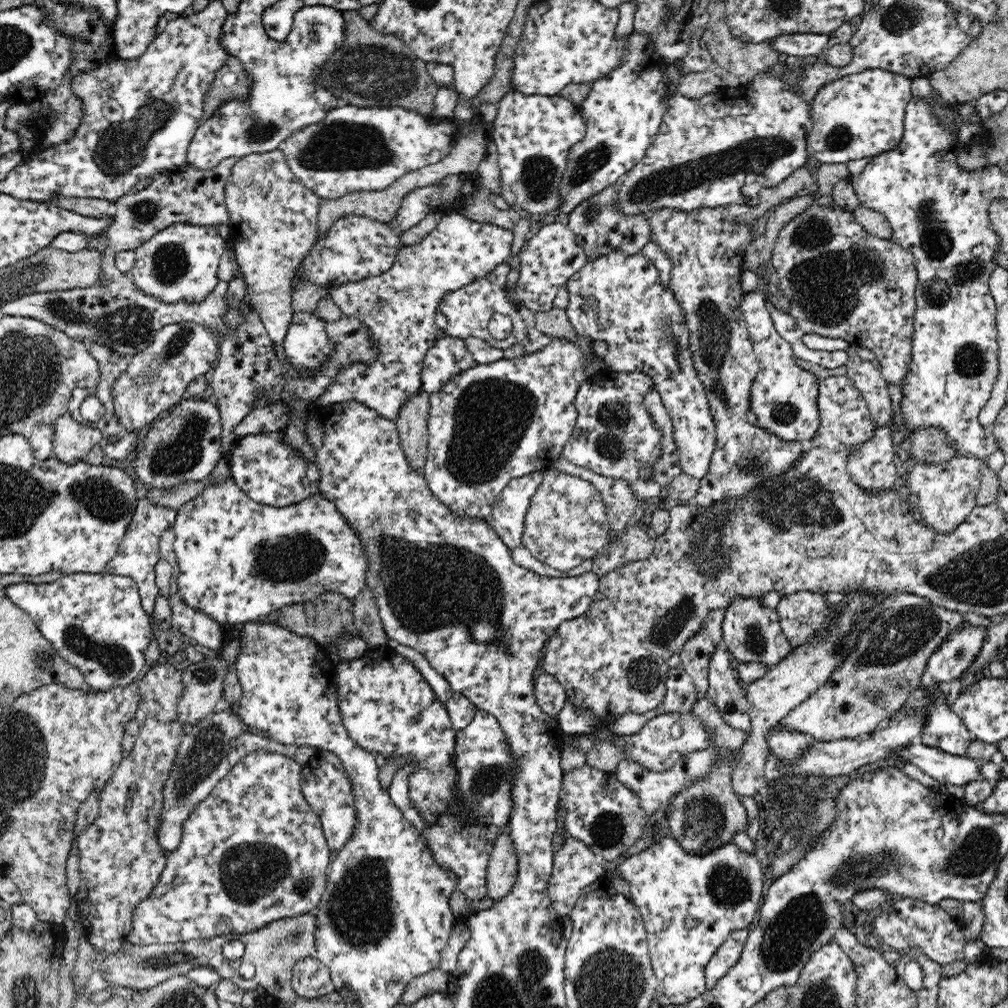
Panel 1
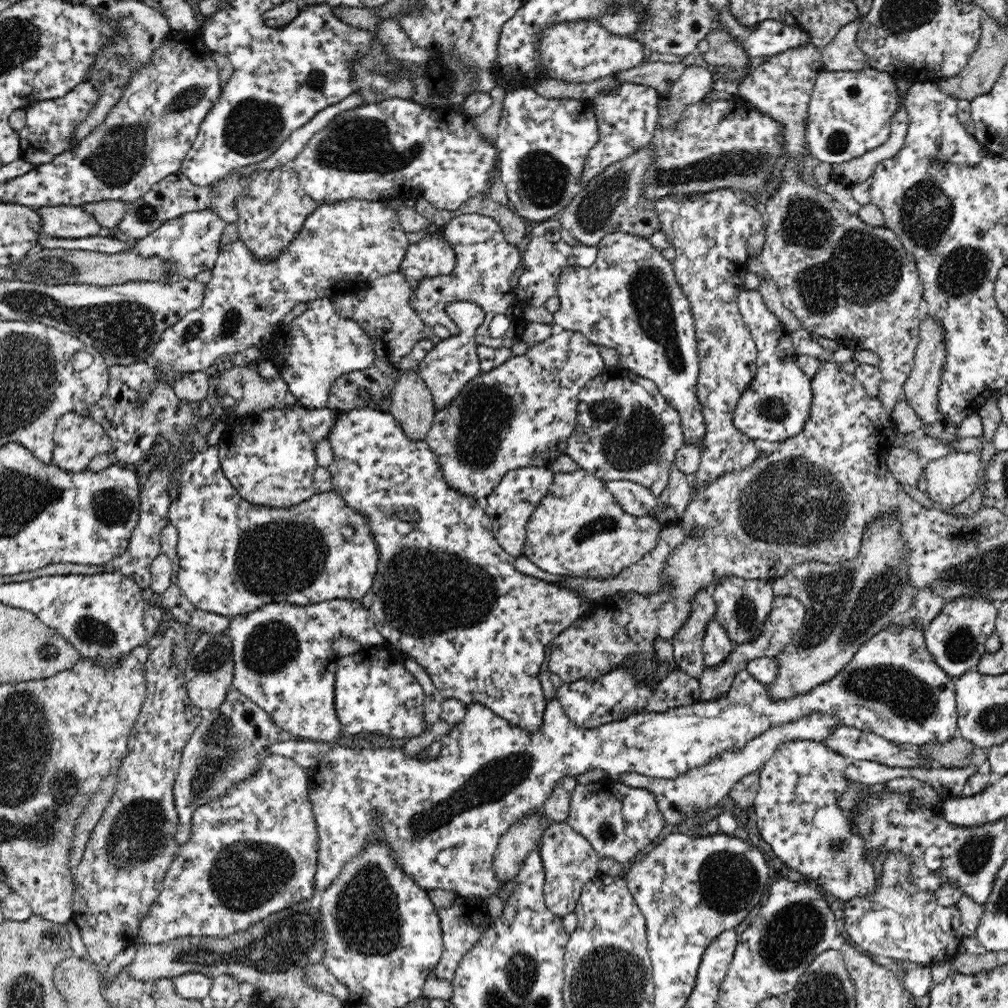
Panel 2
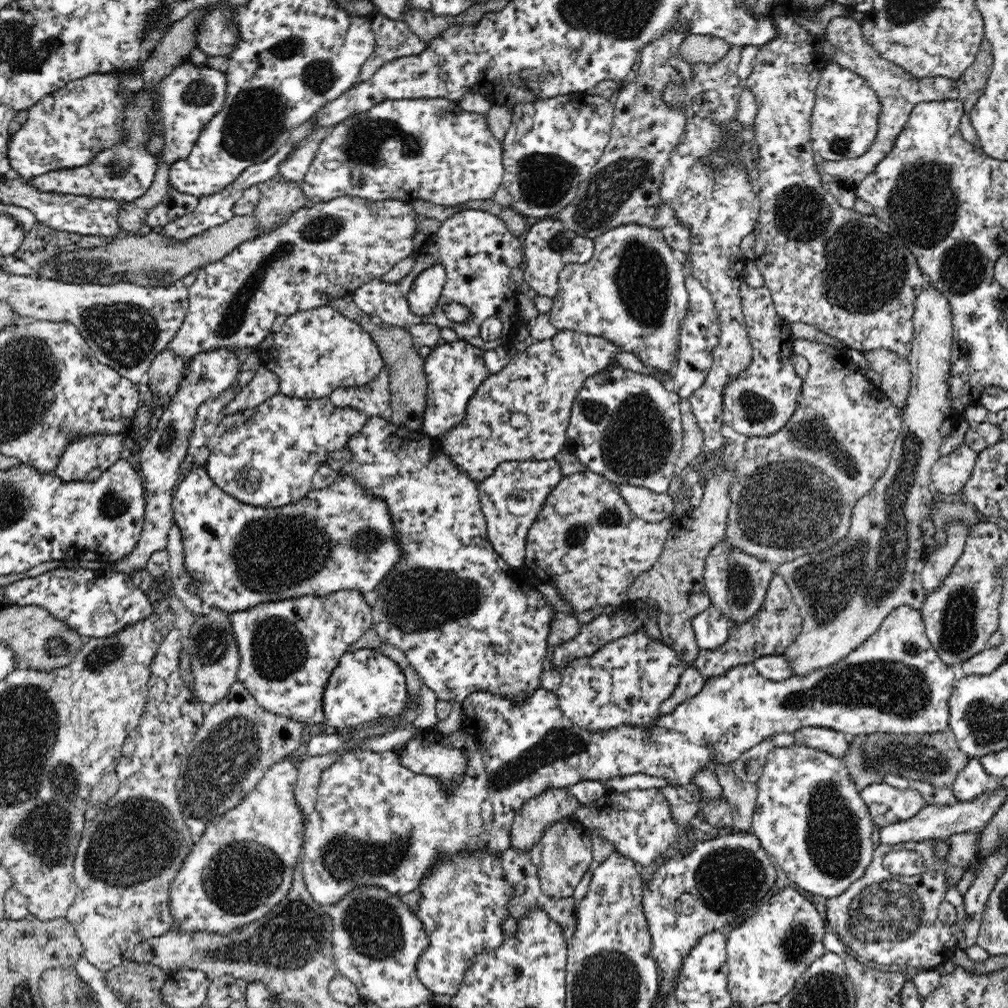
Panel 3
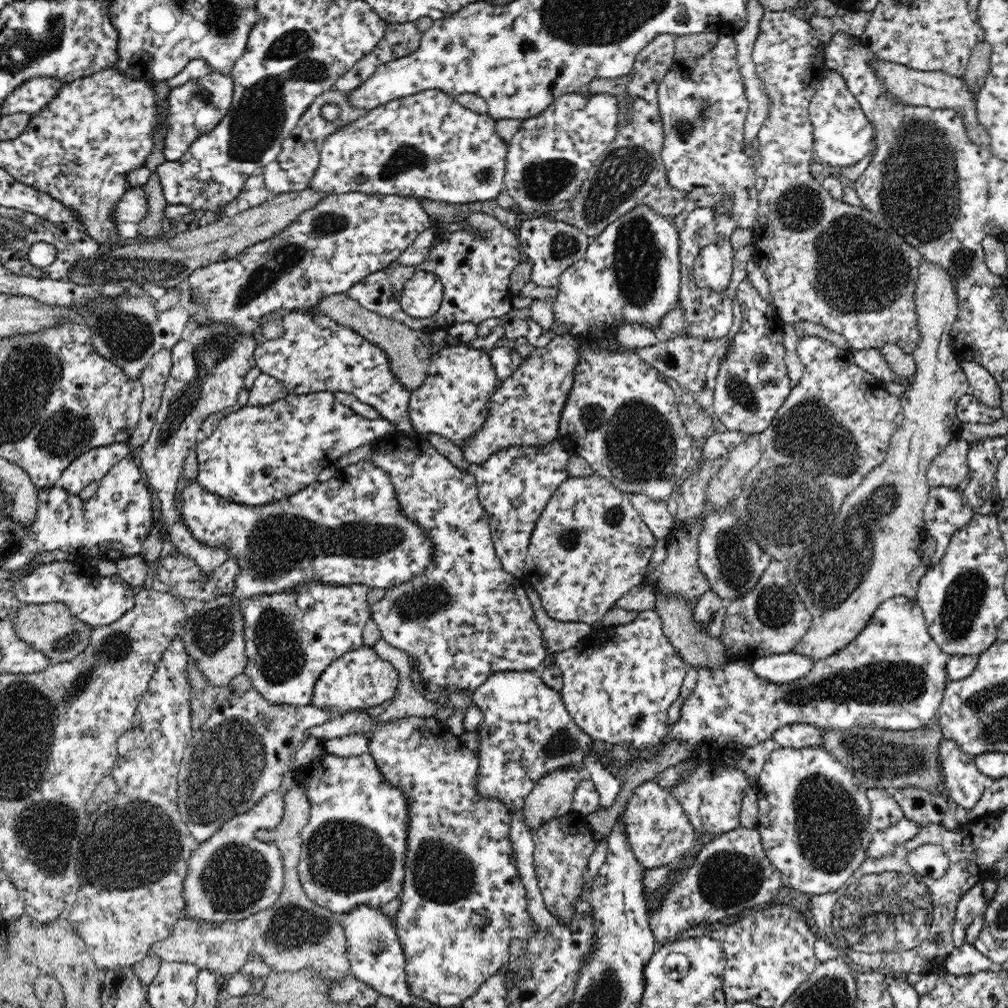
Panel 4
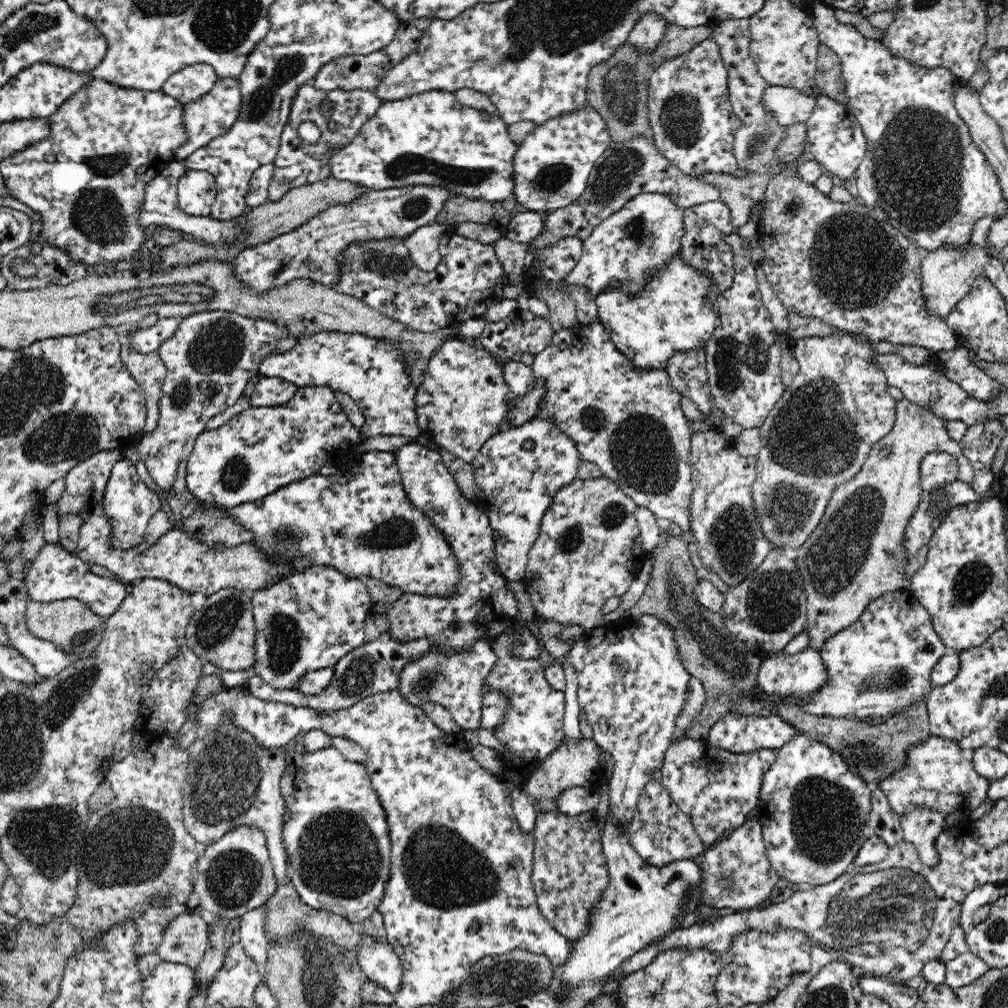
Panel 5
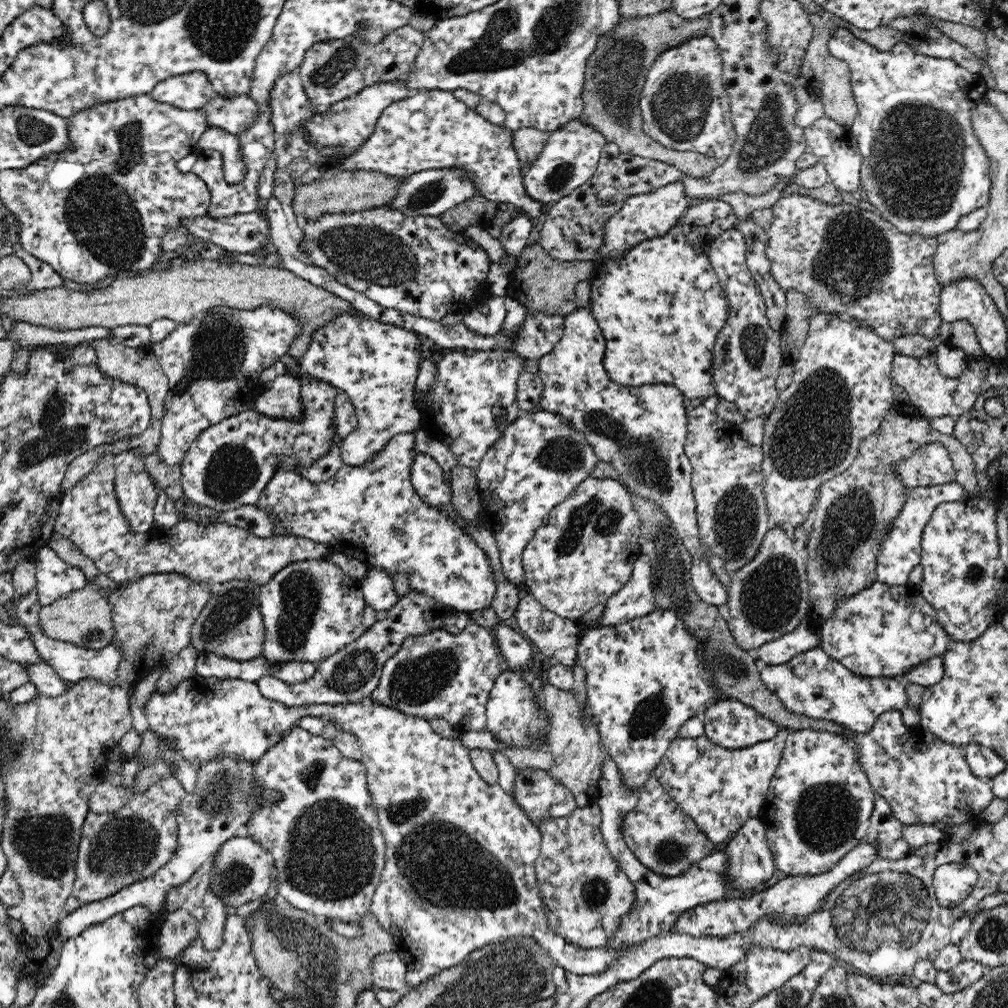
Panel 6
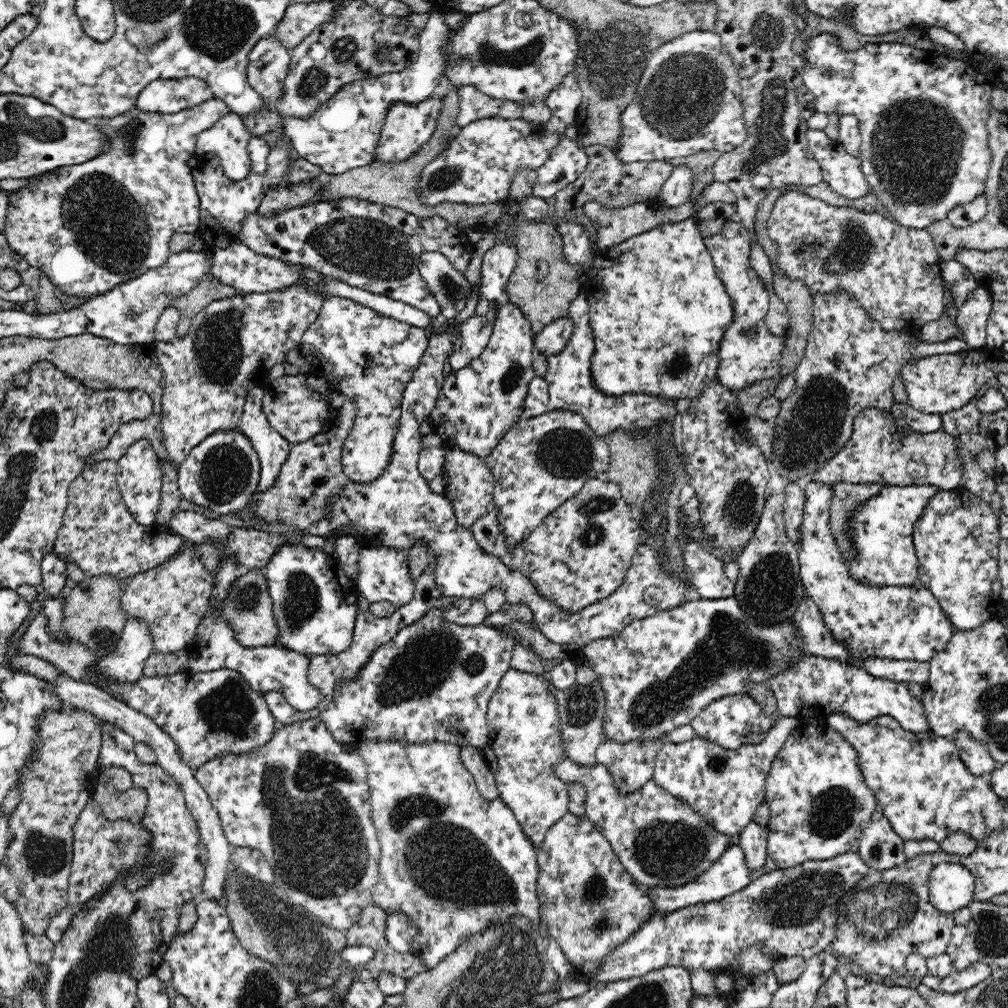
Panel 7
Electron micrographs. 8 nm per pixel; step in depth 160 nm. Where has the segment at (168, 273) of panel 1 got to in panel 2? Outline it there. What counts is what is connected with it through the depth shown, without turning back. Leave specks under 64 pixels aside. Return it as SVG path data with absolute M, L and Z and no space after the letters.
M214 209L188 212L183 216L168 220L160 225L152 234L136 240L136 251L142 257L160 257L160 259L173 262L176 274L193 279L198 272L210 270L218 259L219 243L222 232L226 228L226 221L220 218Z

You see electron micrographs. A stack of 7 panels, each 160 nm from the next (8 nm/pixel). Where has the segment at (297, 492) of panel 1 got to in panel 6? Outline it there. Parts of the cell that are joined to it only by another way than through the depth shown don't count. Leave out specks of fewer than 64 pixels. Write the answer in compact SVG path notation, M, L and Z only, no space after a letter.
M302 376L300 382L301 419L272 419L254 409L245 408L205 430L191 444L180 464L183 496L198 507L212 508L218 513L256 504L277 465L294 471L294 466L310 466L328 452L334 436L334 401L340 391L313 376Z

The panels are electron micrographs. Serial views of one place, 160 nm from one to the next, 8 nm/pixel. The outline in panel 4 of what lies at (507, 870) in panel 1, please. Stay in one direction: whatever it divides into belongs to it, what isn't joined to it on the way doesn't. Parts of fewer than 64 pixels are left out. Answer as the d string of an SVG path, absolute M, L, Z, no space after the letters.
M574 764L574 766L563 765L562 768L556 768L556 770L548 772L548 774L544 774L540 780L536 781L536 786L532 790L532 793L525 798L522 811L526 824L532 828L532 830L535 830L539 826L542 826L544 822L548 822L548 819L570 813L572 811L572 802L578 783L581 780L589 778L590 773L580 764Z

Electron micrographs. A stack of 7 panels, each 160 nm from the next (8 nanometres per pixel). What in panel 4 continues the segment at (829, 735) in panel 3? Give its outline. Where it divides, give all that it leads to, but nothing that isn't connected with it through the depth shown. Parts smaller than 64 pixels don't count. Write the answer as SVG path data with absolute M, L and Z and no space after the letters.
M795 723L785 725L774 732L770 739L779 747L804 748L823 746L821 730L810 724Z

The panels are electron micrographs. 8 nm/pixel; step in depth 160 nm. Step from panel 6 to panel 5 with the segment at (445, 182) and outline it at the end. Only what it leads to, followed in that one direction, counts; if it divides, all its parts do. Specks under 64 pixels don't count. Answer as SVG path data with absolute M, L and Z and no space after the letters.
M437 185L372 189L346 206L332 206L324 210L278 238L242 250L232 262L235 274L257 292L266 292L272 286L286 284L294 278L309 278L333 288L340 274L338 257L347 245L369 239L388 239L389 236L394 239L404 236L406 239L412 230L435 222L452 197L448 189Z

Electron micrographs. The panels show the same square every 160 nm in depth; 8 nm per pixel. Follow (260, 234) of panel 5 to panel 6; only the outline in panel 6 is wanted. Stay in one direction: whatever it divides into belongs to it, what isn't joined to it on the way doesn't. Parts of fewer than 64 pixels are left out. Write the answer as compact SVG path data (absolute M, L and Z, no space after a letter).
M337 166L326 171L323 179L296 188L294 213L300 220L314 219L323 213L362 211L373 207L390 206L400 194L403 178L392 177L377 170L344 170Z

